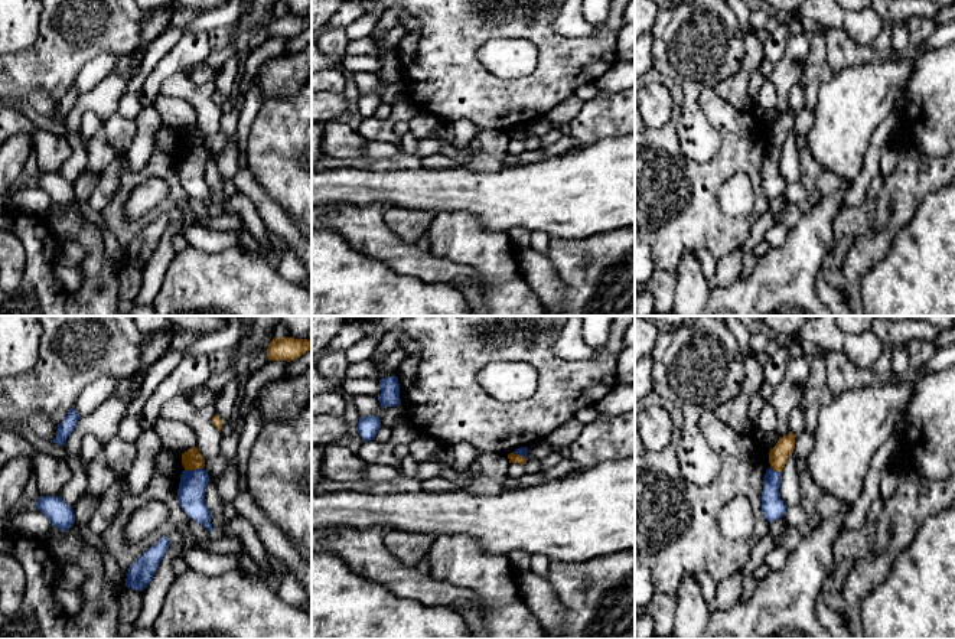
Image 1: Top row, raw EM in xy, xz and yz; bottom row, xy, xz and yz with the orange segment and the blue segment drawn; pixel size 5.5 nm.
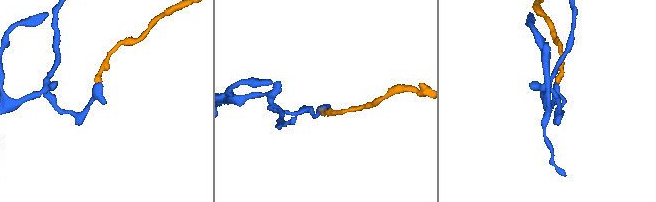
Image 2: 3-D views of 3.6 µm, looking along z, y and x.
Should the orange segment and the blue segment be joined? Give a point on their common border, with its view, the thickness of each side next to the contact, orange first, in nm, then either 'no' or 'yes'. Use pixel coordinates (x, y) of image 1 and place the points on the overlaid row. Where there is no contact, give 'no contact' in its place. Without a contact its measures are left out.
xy (194, 469) | 110/160 nm | no

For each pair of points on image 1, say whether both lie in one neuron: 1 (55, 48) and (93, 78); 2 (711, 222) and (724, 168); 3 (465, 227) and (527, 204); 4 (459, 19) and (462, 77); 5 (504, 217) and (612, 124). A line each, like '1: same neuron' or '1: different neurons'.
1: different neurons
2: same neuron
3: different neurons
4: same neuron
5: different neurons

